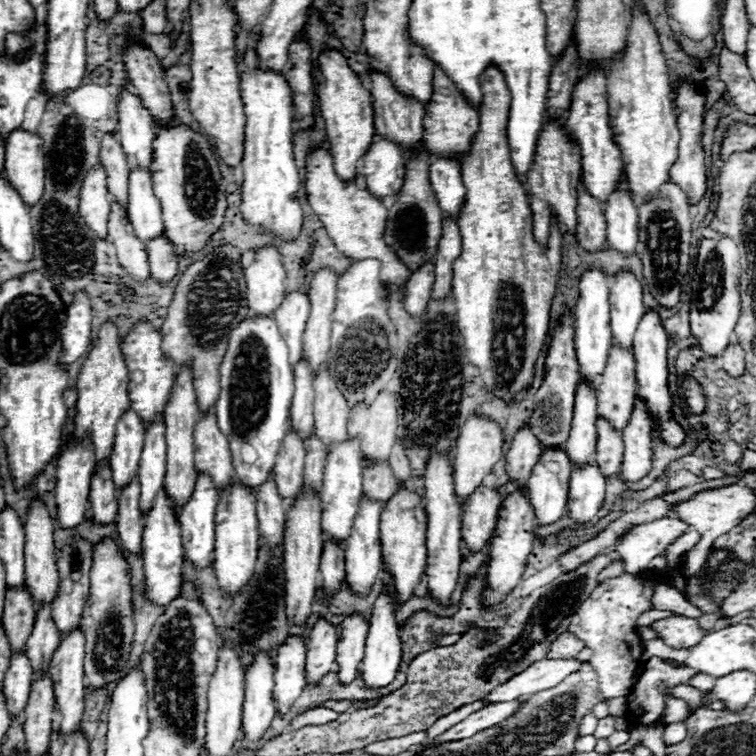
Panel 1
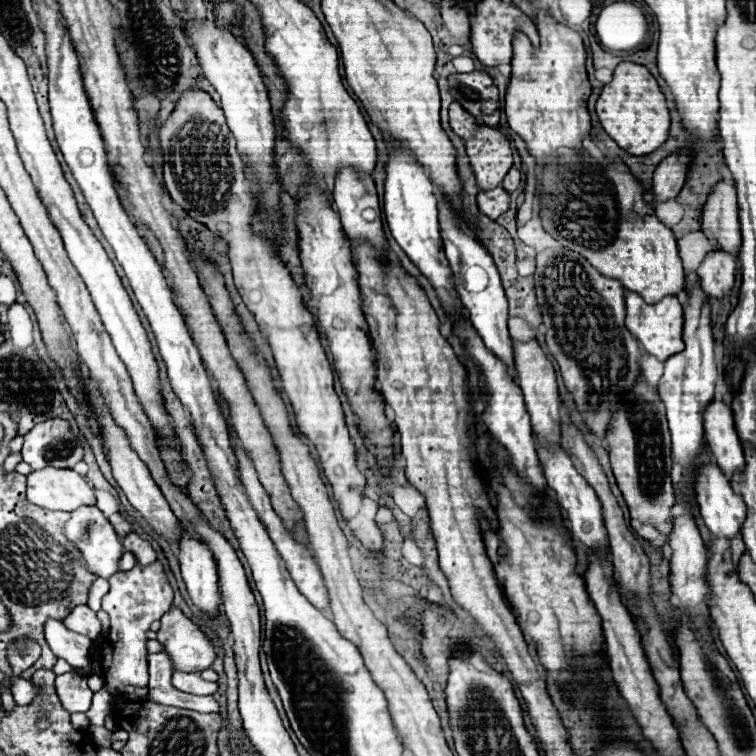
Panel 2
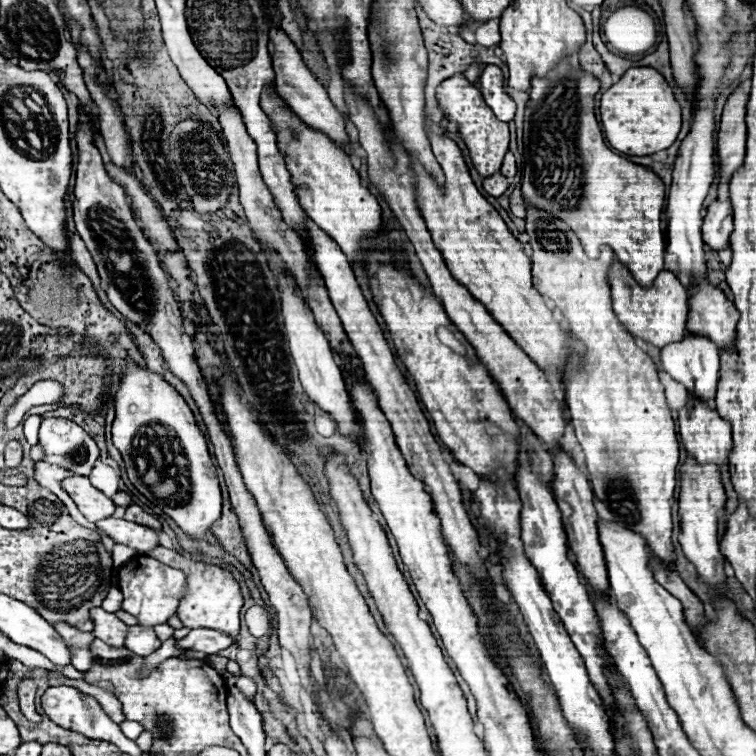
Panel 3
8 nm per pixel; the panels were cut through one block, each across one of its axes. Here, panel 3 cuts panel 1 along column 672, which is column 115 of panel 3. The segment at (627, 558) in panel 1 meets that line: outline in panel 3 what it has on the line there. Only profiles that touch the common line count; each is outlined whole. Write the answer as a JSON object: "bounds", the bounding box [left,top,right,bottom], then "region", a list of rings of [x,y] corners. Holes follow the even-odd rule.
{"bounds":[96,518,158,554],"region":[[[106,518],[106,520],[96,522],[96,526],[104,530],[116,544],[126,544],[134,548],[138,554],[148,554],[158,546],[158,532],[136,522],[128,522],[120,518]]]}

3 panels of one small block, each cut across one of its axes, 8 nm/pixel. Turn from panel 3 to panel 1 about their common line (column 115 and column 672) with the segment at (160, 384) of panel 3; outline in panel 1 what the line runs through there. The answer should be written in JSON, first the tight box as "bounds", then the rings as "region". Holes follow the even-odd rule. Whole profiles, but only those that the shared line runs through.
{"bounds":[634,308,684,446],"region":[[[646,308],[640,324],[634,332],[634,356],[636,356],[636,382],[638,382],[638,392],[640,396],[648,402],[650,414],[654,420],[658,420],[660,426],[660,436],[672,446],[682,446],[684,444],[684,430],[676,424],[676,420],[670,418],[670,408],[672,408],[672,394],[668,390],[668,366],[666,366],[666,348],[668,348],[668,334],[664,330],[662,318],[654,308]]]}

